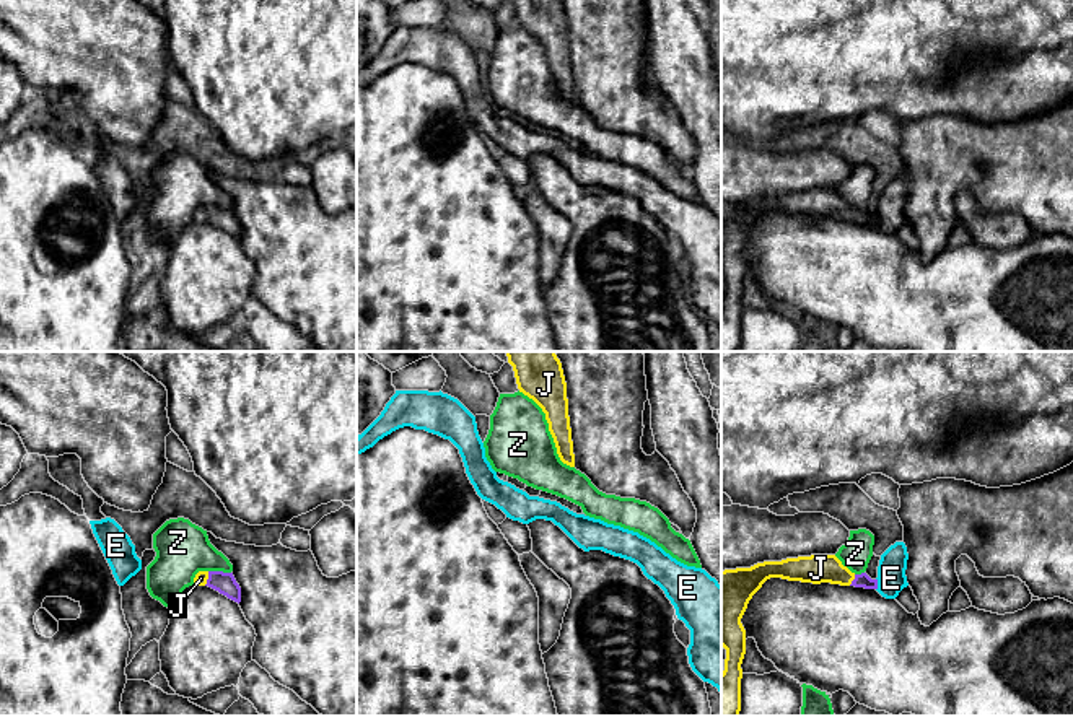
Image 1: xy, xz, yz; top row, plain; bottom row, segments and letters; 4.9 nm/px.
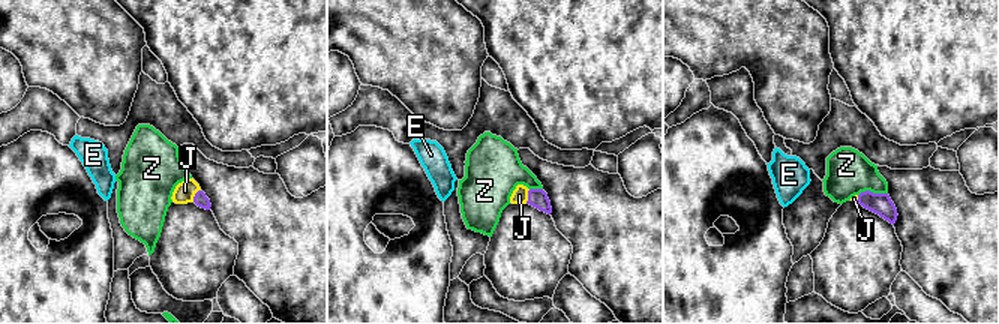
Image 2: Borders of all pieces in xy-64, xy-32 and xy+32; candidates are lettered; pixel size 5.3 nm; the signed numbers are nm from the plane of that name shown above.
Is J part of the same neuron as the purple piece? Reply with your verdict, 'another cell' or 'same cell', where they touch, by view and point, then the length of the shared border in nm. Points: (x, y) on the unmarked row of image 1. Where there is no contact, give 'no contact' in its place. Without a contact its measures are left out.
same cell | xy (209, 213) | 80 nm

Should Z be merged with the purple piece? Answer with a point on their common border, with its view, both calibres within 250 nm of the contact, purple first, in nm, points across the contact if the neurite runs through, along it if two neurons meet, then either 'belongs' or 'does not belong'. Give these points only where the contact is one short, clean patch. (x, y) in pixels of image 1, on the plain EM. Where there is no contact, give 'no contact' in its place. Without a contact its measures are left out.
contact xy (220, 207); calibres 110 and 280 nm; does not belong

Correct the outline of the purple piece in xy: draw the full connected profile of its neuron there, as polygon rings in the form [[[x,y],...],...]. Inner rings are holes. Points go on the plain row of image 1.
[[[199,207],[194,213],[195,221],[208,221],[234,238],[241,238],[241,223],[233,208]]]

